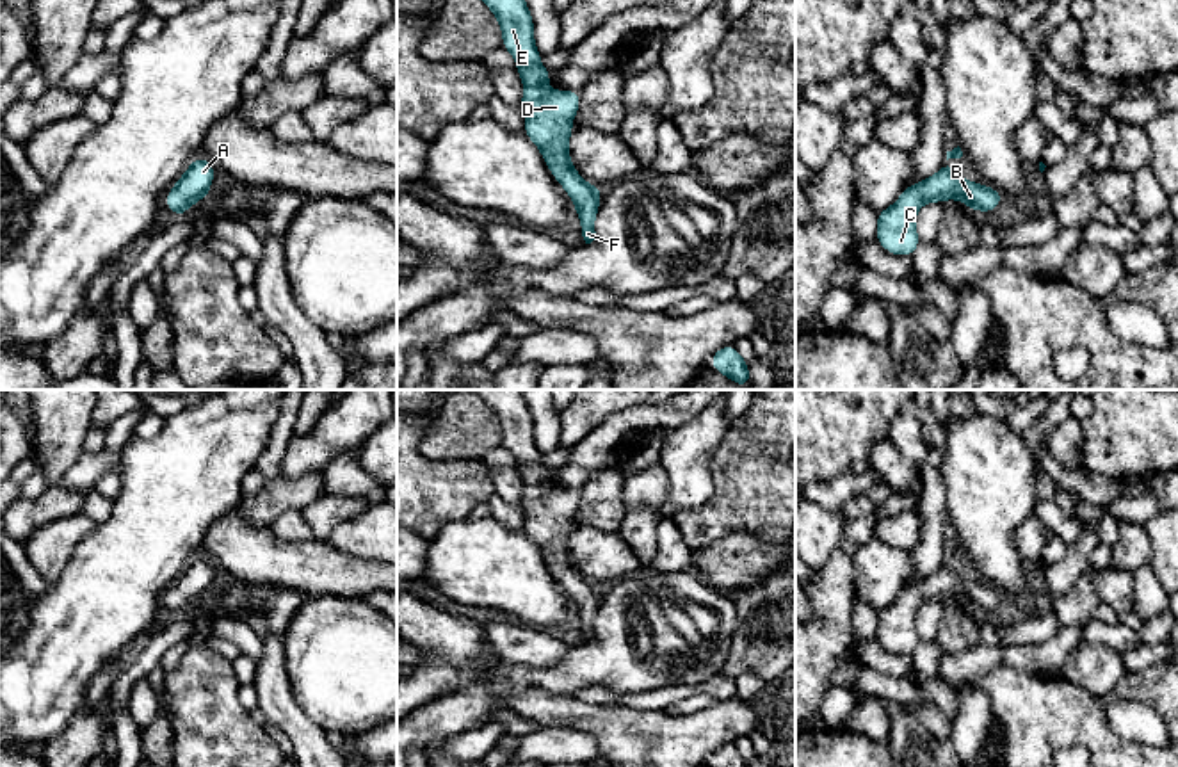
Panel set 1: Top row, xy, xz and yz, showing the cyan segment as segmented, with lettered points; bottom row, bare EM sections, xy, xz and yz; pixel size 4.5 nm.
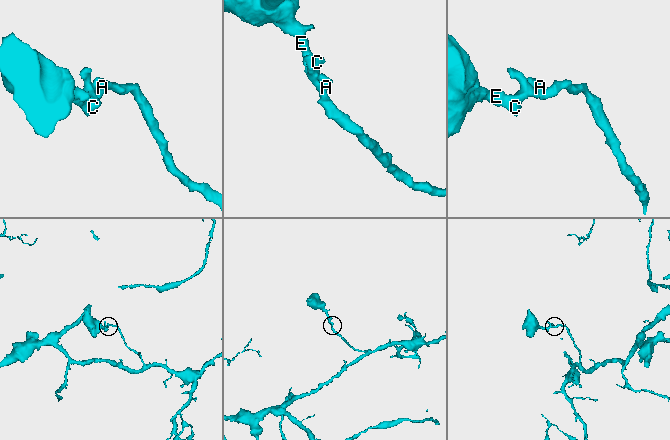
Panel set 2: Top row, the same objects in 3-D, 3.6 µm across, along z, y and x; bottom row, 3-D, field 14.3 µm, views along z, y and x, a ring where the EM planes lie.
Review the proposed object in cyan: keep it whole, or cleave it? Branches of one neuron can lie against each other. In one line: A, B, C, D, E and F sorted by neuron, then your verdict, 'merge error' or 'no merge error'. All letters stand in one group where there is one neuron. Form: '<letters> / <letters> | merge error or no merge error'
A B C D E F | no merge error

